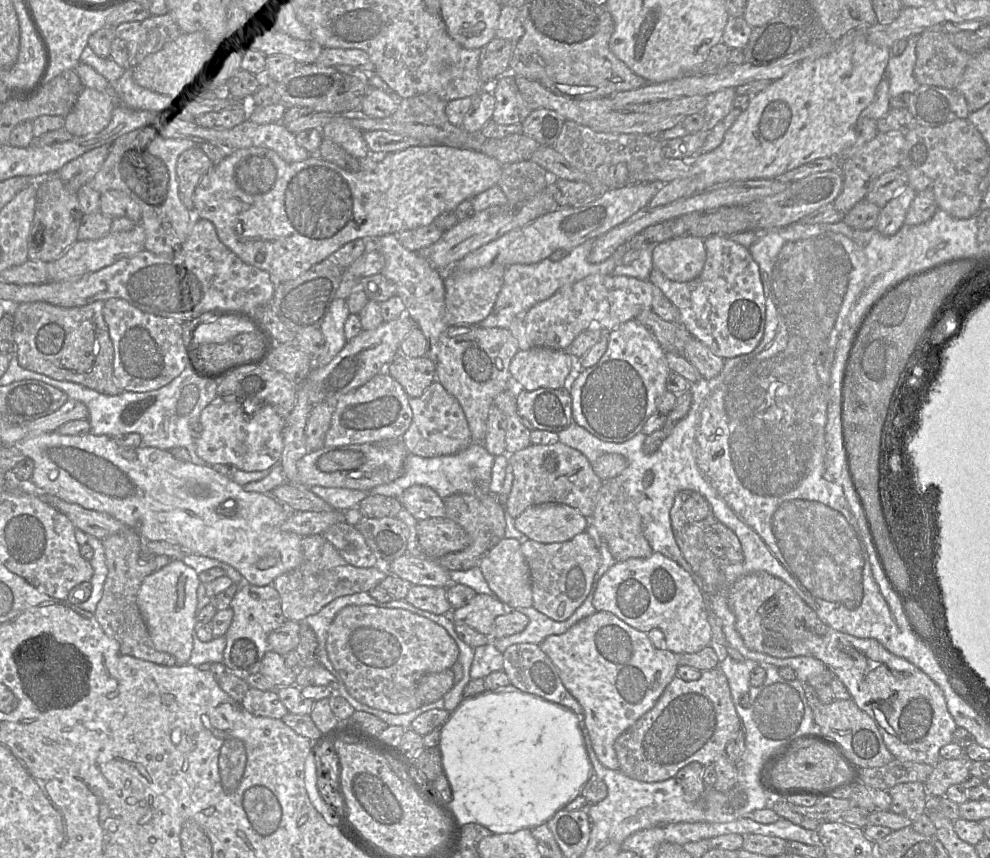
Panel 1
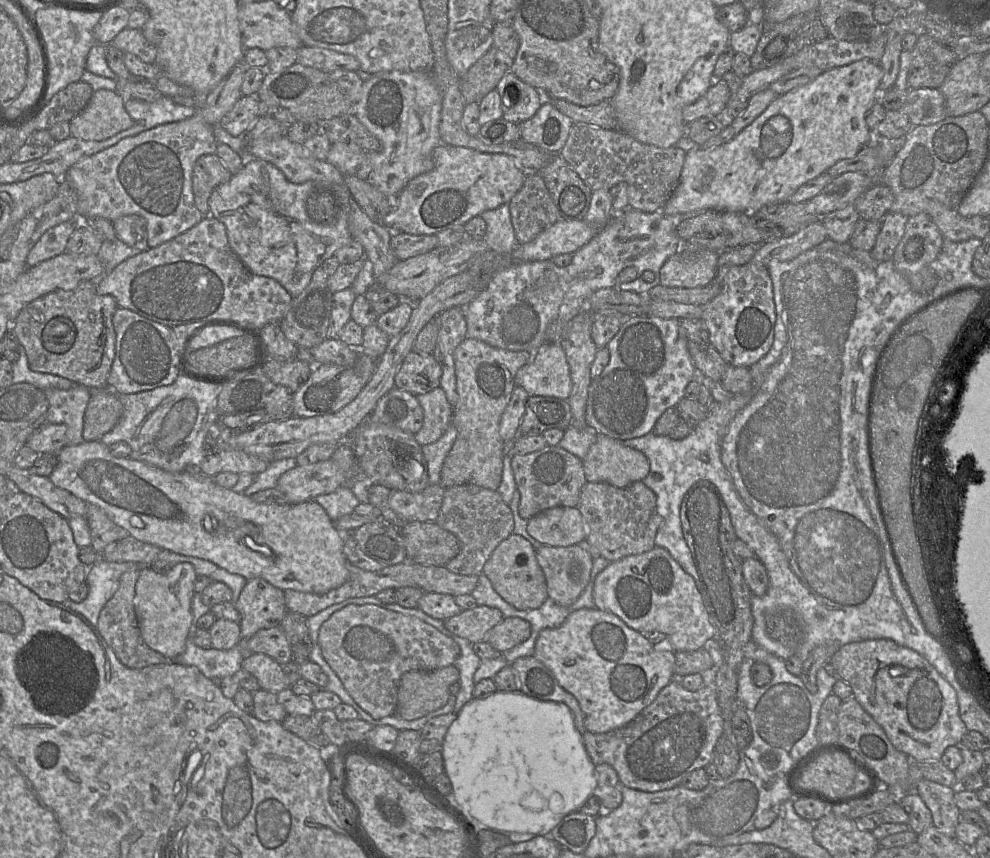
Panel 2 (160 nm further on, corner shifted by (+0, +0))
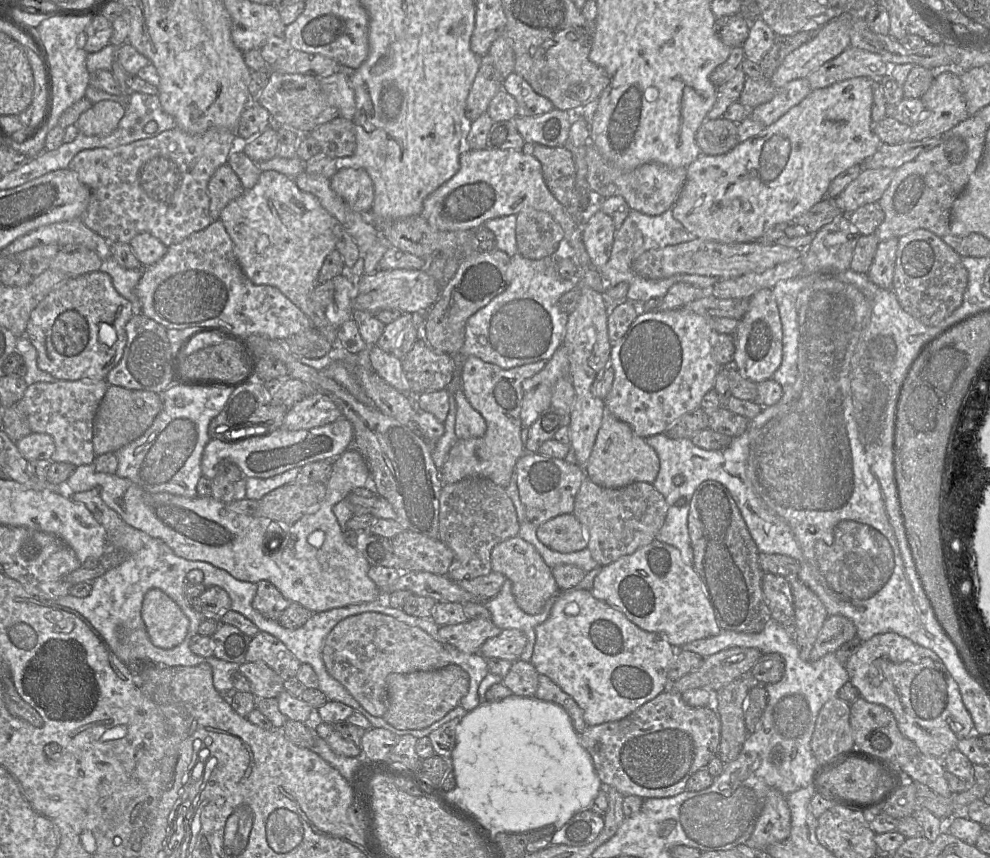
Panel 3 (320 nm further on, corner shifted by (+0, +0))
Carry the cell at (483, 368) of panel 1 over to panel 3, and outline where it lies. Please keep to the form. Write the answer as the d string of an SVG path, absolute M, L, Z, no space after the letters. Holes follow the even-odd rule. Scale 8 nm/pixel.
M475 356L465 357L461 372L462 390L473 409L484 418L487 429L482 437L456 440L439 472L443 484L468 477L485 477L501 487L508 486L517 460L526 452L521 438L522 383L540 372L546 364L547 361L538 361L502 369Z

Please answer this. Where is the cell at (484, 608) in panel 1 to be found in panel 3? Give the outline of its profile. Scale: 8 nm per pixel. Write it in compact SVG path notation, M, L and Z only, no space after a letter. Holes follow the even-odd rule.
M468 619L466 622L439 627L439 636L458 650L474 654L489 638L502 630L491 619Z

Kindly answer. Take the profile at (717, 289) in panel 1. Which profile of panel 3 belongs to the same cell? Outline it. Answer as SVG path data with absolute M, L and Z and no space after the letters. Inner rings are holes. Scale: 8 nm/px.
M761 289L748 299L748 310L739 320L732 339L734 366L741 375L755 383L772 379L782 362L782 323L773 289Z

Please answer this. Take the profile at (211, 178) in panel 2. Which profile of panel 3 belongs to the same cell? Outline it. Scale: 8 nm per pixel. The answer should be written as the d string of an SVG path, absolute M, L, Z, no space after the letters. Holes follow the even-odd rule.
M229 165L220 166L208 182L209 211L212 220L219 220L222 210L245 191L240 179Z

